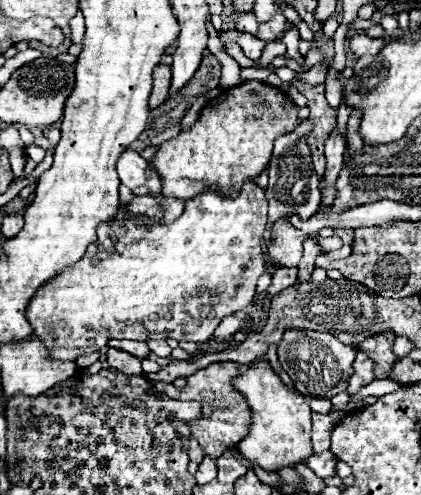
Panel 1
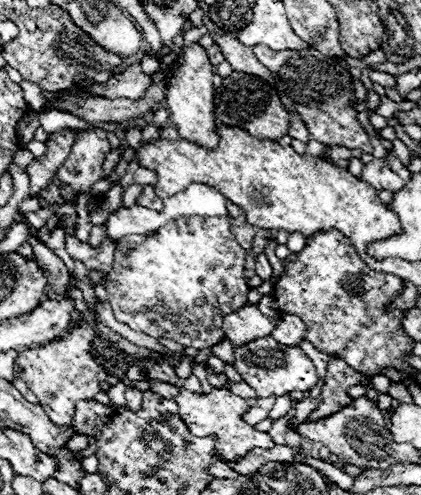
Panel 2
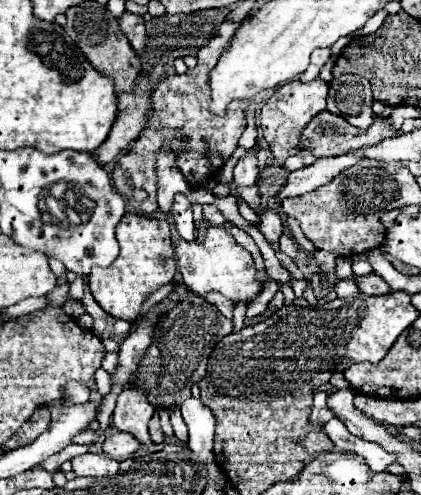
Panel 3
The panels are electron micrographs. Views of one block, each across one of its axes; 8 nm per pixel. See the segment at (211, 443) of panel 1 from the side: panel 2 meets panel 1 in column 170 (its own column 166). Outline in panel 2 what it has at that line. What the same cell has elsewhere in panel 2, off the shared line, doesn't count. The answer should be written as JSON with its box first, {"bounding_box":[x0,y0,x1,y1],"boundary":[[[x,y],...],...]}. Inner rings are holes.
{"bounding_box":[150,380,276,460],"boundary":[[[150,380],[150,388],[156,394],[160,394],[168,400],[174,400],[180,406],[178,414],[180,414],[180,418],[184,420],[184,424],[188,426],[188,430],[194,436],[198,436],[198,438],[216,436],[216,452],[226,456],[228,460],[244,456],[252,448],[272,449],[276,445],[268,433],[256,432],[252,426],[242,422],[242,414],[248,410],[248,404],[246,404],[244,398],[232,394],[226,388],[212,390],[210,394],[196,394],[196,392],[186,390],[186,388],[164,384],[164,382],[158,382],[158,380]]]}

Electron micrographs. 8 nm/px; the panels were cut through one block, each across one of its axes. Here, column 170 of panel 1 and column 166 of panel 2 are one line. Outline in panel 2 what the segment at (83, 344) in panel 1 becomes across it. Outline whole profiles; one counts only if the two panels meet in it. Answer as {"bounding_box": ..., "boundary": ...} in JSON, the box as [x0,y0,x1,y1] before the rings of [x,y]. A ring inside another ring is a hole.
{"bounding_box":[106,216,250,350],"boundary":[[[180,216],[176,220],[170,220],[168,224],[160,226],[154,234],[150,236],[124,236],[118,240],[116,250],[114,250],[114,264],[112,270],[108,274],[106,280],[106,292],[108,292],[108,302],[112,306],[112,312],[116,316],[116,320],[128,324],[132,330],[136,332],[144,332],[152,338],[170,338],[174,342],[180,342],[182,346],[192,346],[198,350],[206,350],[216,346],[218,342],[224,340],[224,332],[222,332],[222,318],[228,312],[234,312],[236,308],[246,304],[246,294],[250,292],[246,280],[244,280],[244,258],[246,258],[246,250],[240,248],[240,244],[236,244],[236,240],[230,238],[230,222],[228,216]]]}

